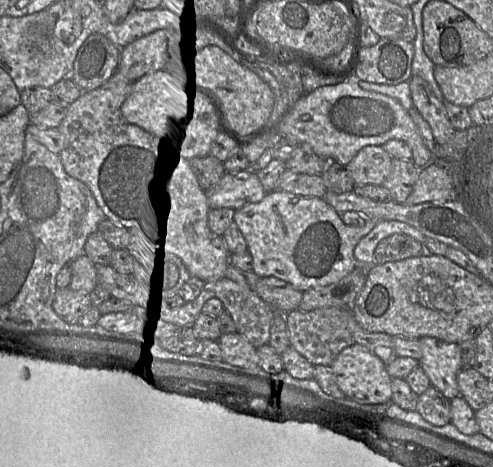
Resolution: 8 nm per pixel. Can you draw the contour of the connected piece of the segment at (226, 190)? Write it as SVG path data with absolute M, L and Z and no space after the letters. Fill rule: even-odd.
M253 169L237 174L226 172L221 180L210 190L209 207L230 207L234 210L259 202L266 191Z

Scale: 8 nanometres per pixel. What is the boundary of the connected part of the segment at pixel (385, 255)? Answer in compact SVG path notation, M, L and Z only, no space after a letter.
M393 234L382 239L376 249L376 262L381 265L392 261L401 261L422 256L424 245L406 234Z

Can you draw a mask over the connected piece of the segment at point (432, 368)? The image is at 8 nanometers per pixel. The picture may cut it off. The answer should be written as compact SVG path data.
M424 336L419 342L422 355L418 361L432 386L449 400L460 396L457 384L457 375L463 368L460 345L431 336Z

